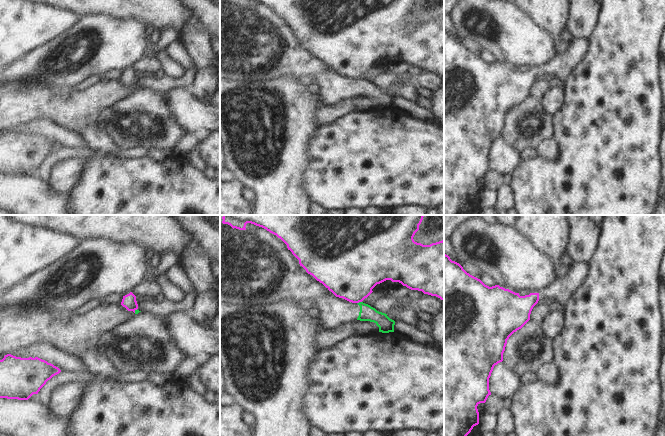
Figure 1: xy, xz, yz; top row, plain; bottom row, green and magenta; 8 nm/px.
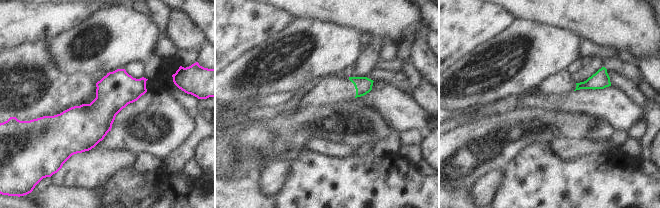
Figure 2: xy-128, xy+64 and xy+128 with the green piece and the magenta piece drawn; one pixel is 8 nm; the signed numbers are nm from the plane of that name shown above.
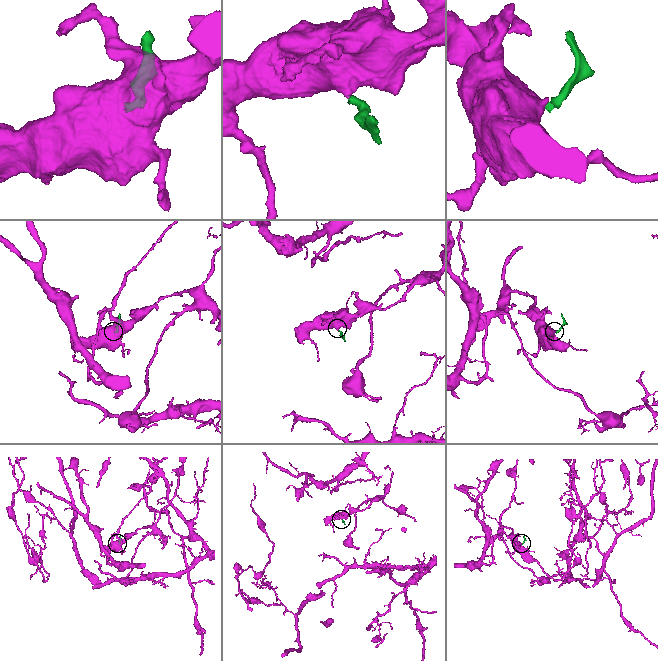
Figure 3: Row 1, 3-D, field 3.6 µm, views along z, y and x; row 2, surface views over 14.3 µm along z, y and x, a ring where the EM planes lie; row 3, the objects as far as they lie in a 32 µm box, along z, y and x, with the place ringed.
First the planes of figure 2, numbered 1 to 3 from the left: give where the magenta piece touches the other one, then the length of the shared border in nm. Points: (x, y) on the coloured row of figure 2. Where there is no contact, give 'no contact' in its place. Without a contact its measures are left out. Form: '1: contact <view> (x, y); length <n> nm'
1: no contact
2: no contact
3: no contact

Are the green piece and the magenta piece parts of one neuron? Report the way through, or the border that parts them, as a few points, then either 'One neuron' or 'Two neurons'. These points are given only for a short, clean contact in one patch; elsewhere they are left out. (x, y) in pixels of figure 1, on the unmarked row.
Boundary: xz (361, 77), (357, 79). Two neurons.

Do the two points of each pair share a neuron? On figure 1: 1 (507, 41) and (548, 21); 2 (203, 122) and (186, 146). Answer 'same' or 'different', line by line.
1: different
2: different

